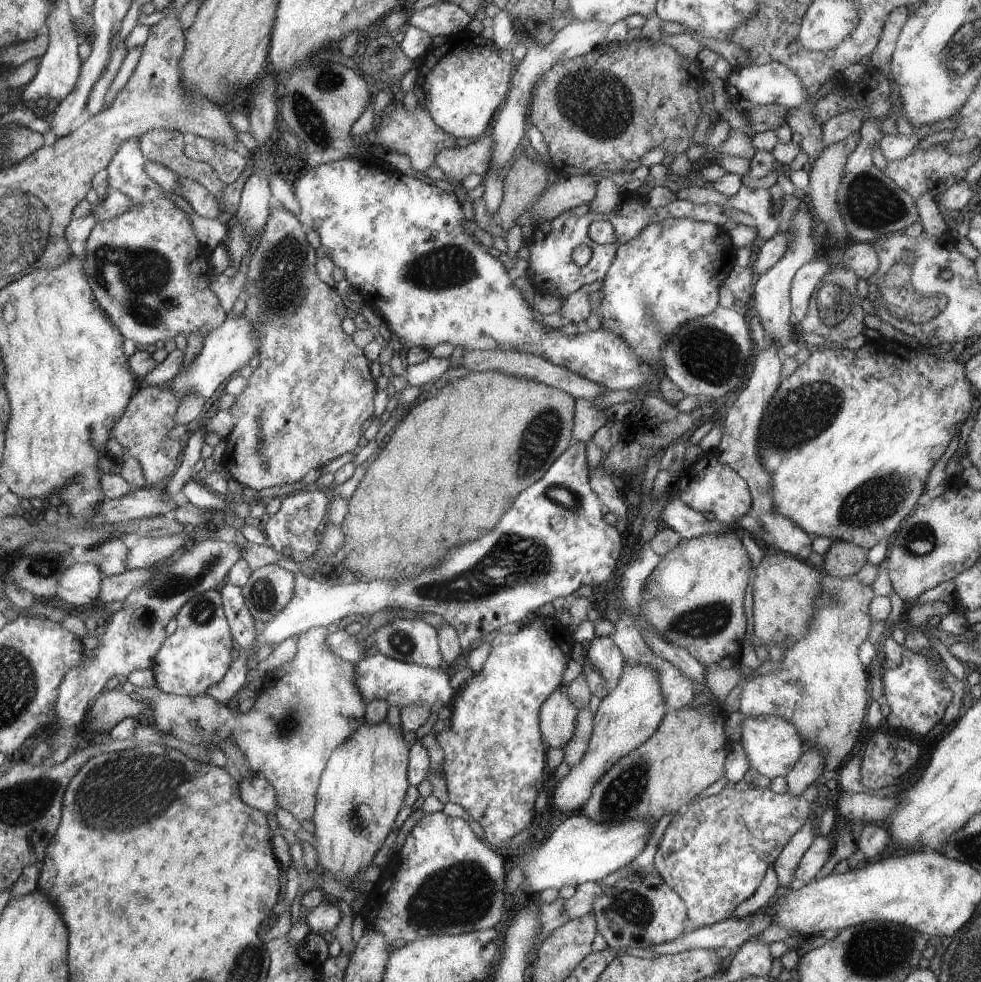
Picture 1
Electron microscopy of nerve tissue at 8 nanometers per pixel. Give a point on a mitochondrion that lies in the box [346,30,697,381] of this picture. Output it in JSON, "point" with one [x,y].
{"point":[599,103]}

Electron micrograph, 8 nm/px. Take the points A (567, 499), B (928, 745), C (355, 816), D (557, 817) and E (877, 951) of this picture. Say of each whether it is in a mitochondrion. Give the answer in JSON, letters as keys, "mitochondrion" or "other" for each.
{"A":"mitochondrion","B":"other","C":"other","D":"other","E":"mitochondrion"}

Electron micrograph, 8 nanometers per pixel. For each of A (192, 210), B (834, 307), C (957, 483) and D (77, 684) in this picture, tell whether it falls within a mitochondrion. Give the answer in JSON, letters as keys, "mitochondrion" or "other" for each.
{"A":"other","B":"mitochondrion","C":"other","D":"mitochondrion"}

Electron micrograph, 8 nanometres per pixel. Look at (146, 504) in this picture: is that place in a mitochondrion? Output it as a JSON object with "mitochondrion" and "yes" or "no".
{"mitochondrion":"no"}

